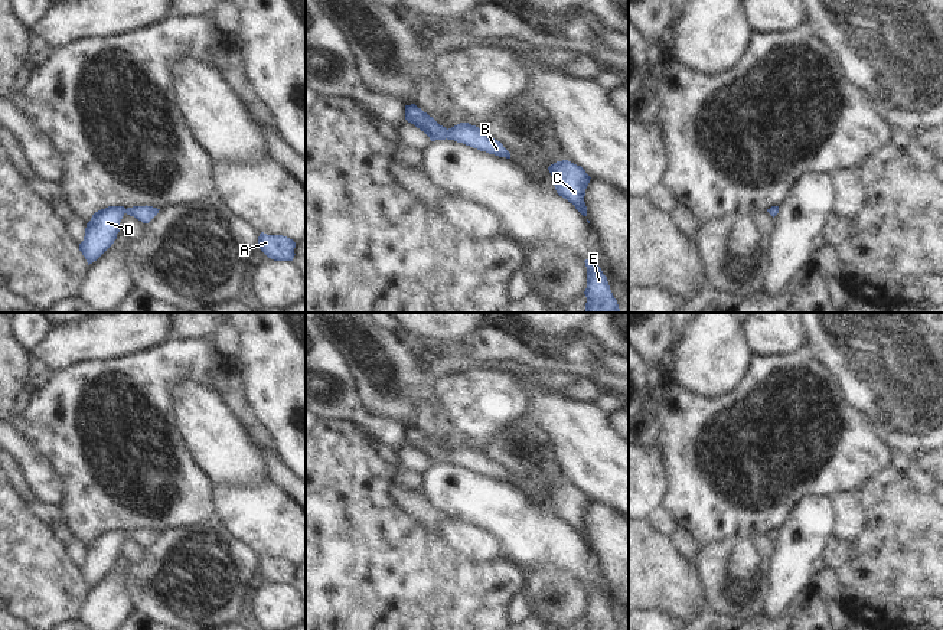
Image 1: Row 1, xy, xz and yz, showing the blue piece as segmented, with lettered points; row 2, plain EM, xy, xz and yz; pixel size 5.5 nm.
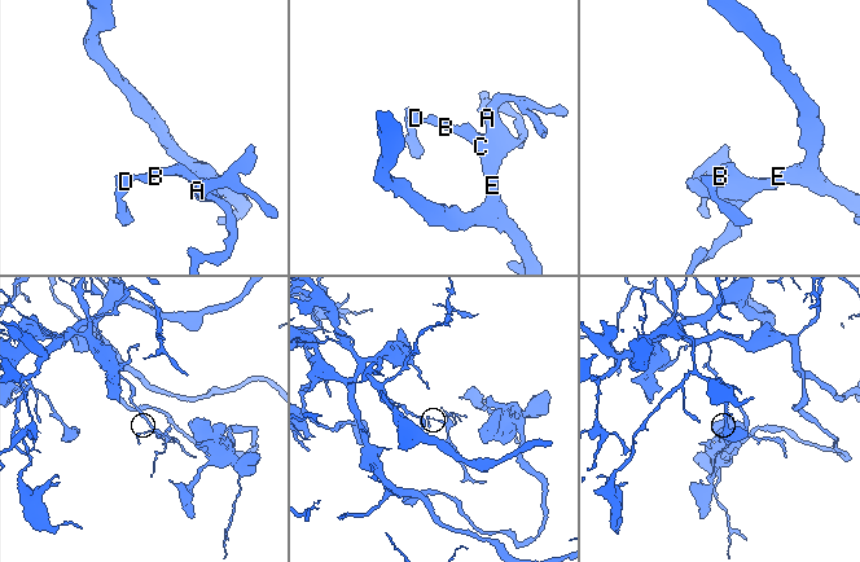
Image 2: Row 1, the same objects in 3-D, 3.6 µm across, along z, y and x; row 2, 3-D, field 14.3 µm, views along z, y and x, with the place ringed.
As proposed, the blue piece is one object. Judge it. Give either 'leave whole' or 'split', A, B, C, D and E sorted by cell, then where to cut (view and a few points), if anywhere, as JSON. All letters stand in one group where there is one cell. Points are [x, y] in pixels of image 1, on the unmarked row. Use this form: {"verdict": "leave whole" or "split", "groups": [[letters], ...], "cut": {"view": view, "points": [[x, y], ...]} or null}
{"verdict": "leave whole", "groups": [["A", "B", "C", "D", "E"]], "cut": null}

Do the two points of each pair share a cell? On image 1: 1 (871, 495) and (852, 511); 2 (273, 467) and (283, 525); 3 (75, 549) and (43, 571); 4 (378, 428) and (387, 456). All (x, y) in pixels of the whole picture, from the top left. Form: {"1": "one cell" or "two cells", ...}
{"1": "two cells", "2": "two cells", "3": "two cells", "4": "two cells"}

